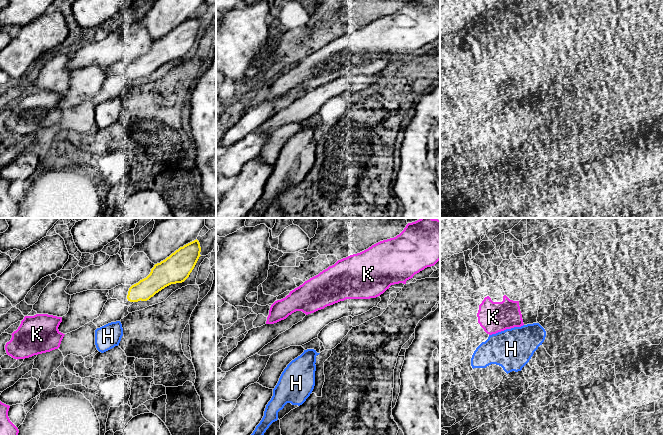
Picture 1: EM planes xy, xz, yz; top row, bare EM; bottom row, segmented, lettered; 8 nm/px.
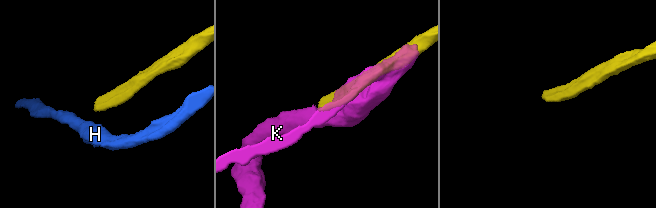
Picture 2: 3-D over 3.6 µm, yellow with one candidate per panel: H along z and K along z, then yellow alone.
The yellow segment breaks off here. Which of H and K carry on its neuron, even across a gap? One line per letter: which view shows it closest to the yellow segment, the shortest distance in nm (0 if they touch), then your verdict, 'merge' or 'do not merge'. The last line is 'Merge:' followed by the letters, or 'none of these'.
H: xy | 180 nm | do not merge
K: xy | 550 nm | do not merge
Merge: none of these

